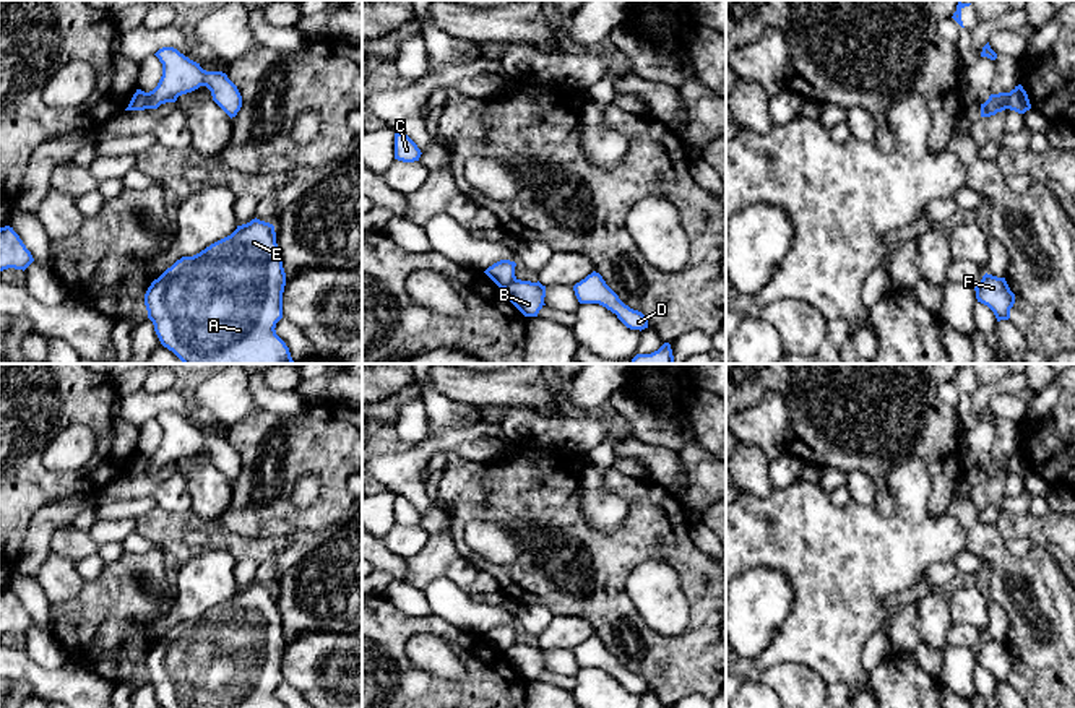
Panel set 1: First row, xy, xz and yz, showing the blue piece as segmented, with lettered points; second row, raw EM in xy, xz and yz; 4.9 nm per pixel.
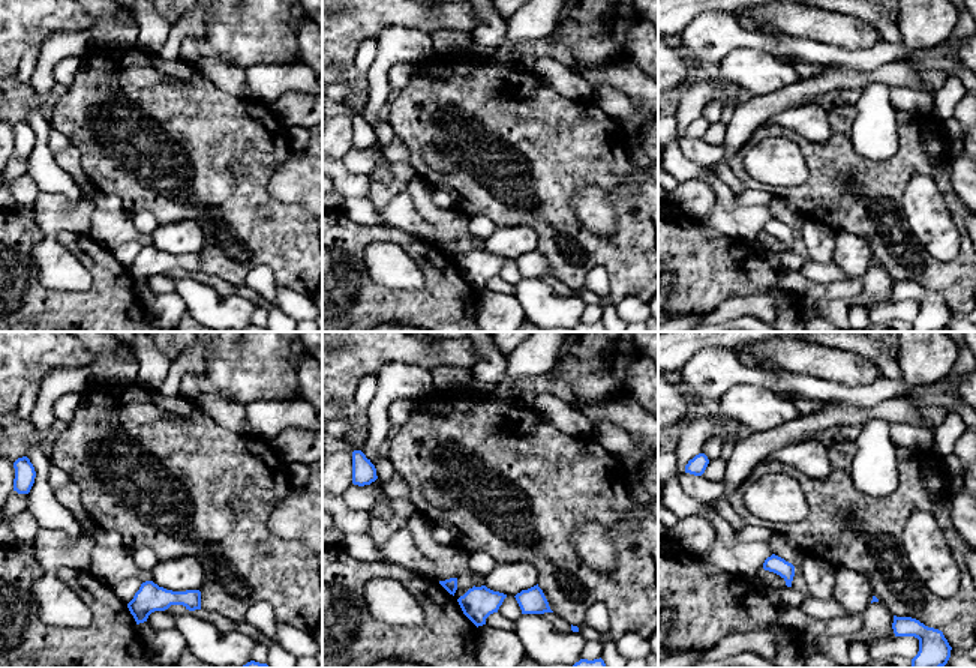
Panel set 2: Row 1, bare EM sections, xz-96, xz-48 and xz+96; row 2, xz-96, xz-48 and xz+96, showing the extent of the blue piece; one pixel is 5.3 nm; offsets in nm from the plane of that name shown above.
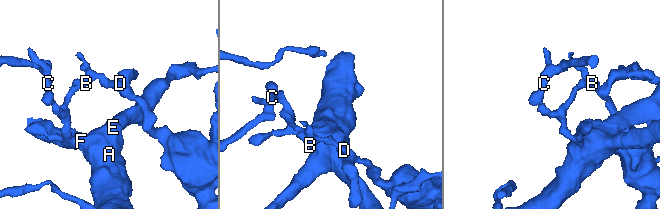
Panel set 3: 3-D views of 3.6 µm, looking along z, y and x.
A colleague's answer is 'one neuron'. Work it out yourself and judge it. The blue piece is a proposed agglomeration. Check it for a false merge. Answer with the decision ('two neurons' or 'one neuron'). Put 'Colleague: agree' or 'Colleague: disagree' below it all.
two neurons
Colleague: disagree

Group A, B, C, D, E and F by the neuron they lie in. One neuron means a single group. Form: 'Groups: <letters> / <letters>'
Groups: A C E F / B D

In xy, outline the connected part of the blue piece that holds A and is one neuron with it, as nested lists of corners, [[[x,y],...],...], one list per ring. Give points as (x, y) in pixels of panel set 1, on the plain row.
[[[255,581],[200,617],[177,624],[151,646],[145,669],[161,708],[286,708],[274,693],[283,682],[284,650],[274,589]]]

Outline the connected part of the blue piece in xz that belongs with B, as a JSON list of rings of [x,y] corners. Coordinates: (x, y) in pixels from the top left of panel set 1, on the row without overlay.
[[[515,643],[507,653],[507,661],[510,666],[525,679],[538,680],[539,674],[546,669],[546,650],[539,645],[521,645]]]

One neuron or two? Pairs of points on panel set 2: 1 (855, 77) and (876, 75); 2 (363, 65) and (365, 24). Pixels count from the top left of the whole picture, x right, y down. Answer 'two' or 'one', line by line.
1: one
2: two

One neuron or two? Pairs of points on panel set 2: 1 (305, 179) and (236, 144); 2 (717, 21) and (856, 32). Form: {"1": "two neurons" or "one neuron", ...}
{"1": "two neurons", "2": "two neurons"}

